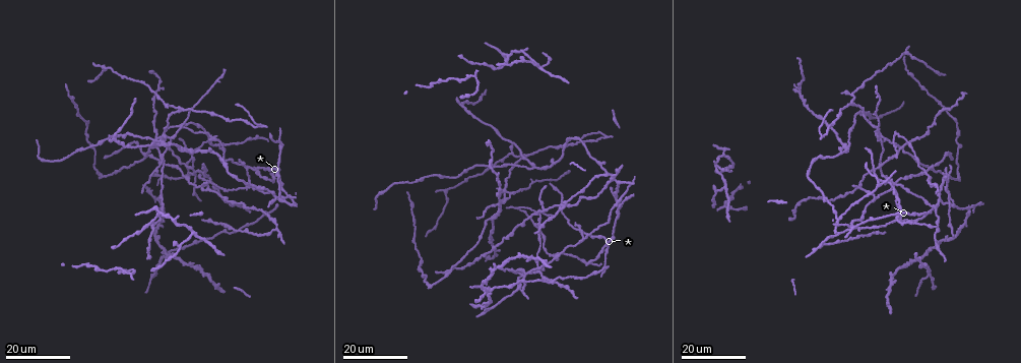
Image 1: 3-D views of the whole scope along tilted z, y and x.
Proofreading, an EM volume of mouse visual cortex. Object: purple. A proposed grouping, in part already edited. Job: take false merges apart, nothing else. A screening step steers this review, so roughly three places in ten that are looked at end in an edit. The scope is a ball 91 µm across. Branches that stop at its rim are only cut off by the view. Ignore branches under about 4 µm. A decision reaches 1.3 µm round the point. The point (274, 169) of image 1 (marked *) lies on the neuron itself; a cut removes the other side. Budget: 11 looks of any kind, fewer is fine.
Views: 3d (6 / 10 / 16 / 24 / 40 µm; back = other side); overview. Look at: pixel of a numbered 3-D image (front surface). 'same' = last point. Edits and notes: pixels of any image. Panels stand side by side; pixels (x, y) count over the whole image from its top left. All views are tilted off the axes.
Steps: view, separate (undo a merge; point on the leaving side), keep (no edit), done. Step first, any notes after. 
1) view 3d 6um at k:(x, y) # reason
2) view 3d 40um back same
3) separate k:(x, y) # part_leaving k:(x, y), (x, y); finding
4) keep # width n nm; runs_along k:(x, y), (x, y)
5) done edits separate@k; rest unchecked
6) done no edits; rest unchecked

view 3d 16um at 1:(490, 217) # looks like a crossing

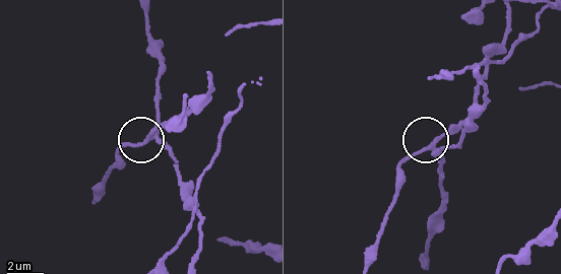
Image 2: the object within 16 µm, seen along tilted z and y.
view 3d 10um at 2:(435, 152)

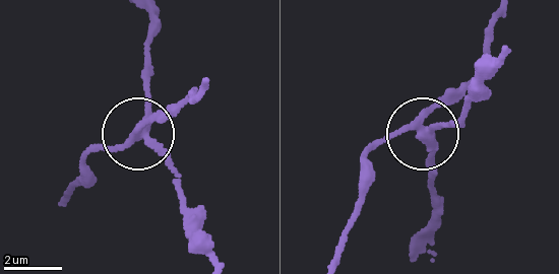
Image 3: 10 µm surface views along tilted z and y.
separate 3:(173, 172) # part_leaving 3:(145, 141), (182, 191), (208, 253); a second neuron is stuck on

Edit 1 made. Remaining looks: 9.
view overview

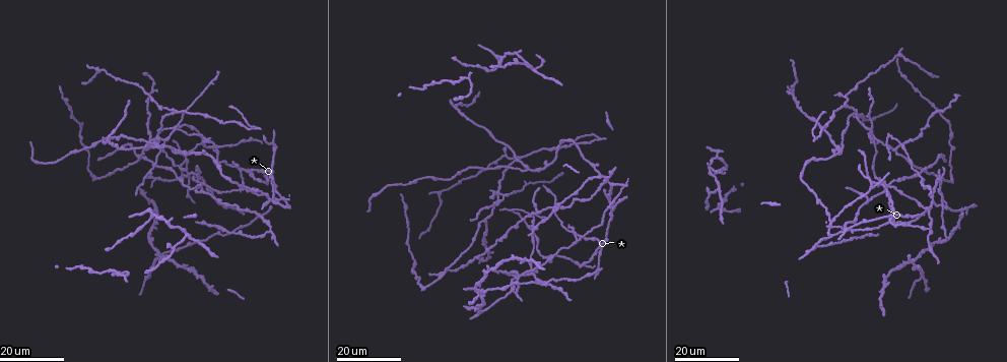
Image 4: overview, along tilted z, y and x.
view 3d 16um at 4:(175, 111) # thin arm on a thick one

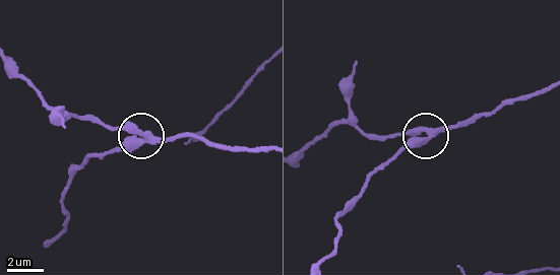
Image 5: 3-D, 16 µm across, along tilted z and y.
view 3d 10um at 5:(430, 129) # closer look

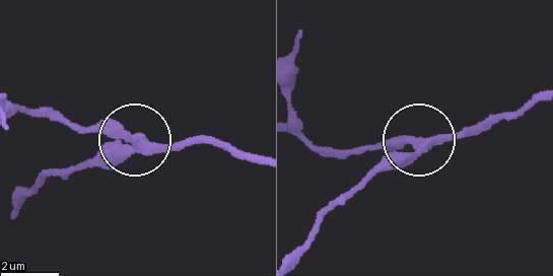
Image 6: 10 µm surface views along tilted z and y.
keep # width 310 nm; runs_along 6:(296, 253), (335, 206), (418, 144), (482, 129); one neuron here

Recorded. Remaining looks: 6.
view 3d 24um at 4:(511, 289)

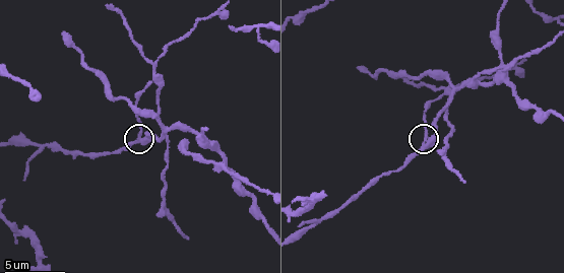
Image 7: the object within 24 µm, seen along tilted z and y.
view 3d 10um at 7:(424, 137)

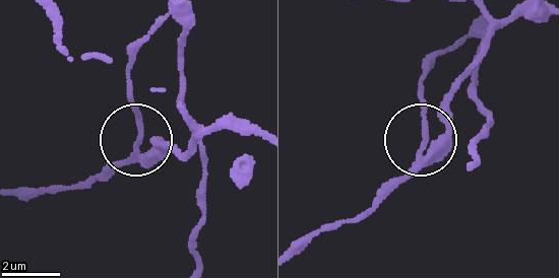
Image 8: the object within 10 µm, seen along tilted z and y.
separate 8:(137, 119) # arms 3; part_leaving 8:(132, 153), (129, 69), (179, 18), (195, 239); a second neuron is stuck on

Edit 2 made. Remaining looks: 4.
view overview

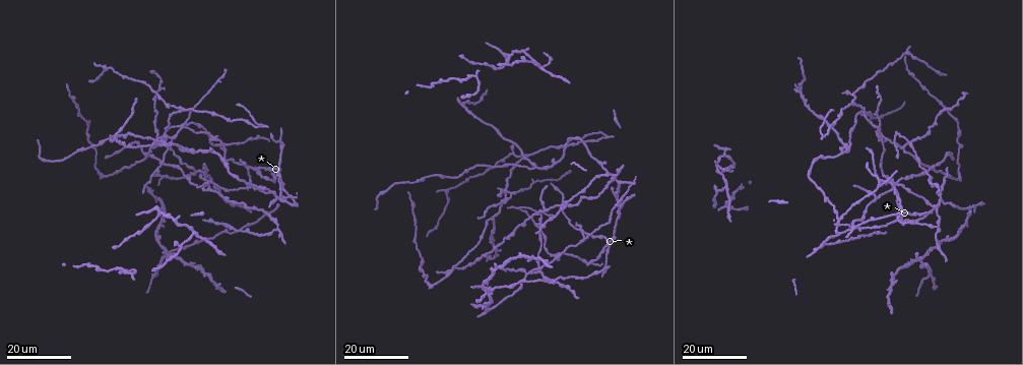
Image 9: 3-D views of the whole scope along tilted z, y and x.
view 3d 16um at 9:(930, 275) # branch point

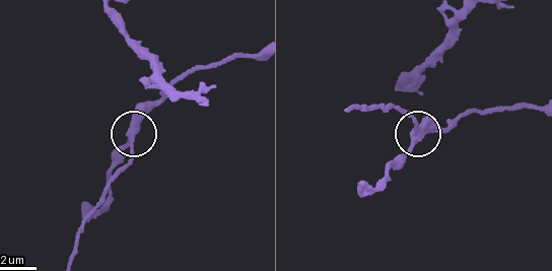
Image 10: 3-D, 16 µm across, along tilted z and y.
view 3d 6um at 10:(130, 134) # zoom in

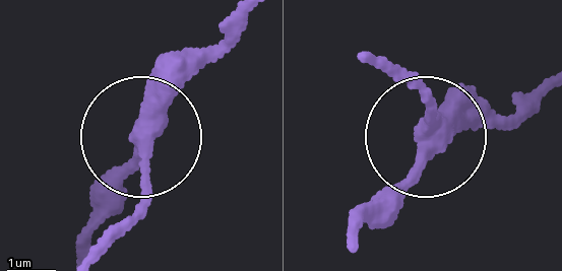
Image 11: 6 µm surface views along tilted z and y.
keep # arms 3; all the same neuron

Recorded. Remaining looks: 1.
done edits separate@3, separate@8; rest unchecked

